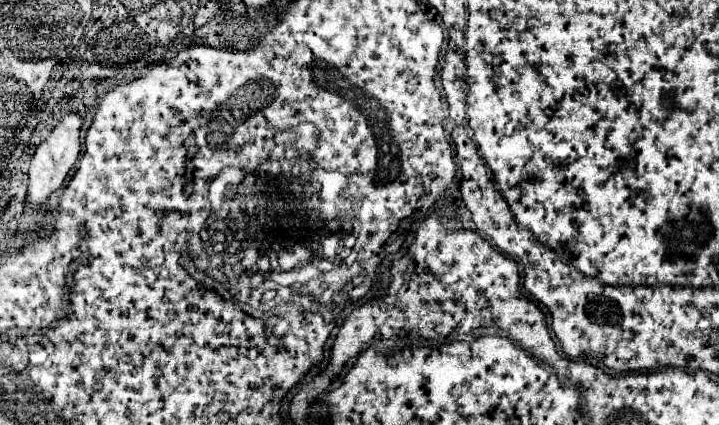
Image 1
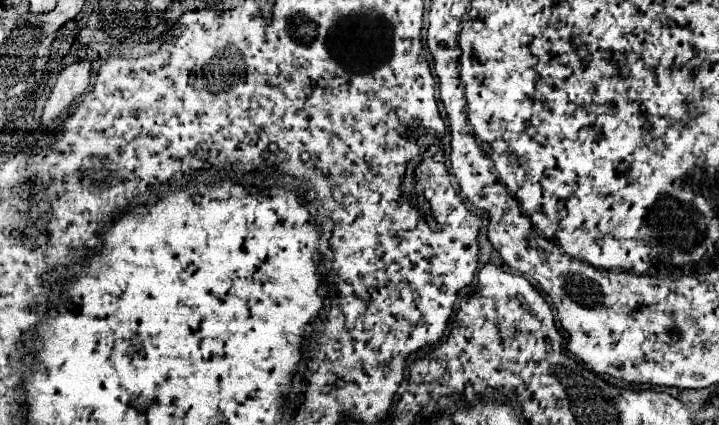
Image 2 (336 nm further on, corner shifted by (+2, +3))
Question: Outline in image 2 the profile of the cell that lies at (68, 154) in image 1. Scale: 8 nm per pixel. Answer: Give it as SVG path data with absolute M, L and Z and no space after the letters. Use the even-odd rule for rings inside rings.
M77 62L77 64L63 68L63 72L59 74L59 78L53 86L49 100L45 102L45 110L43 110L43 118L41 118L41 124L45 128L51 126L53 122L57 122L63 114L67 114L69 108L73 106L75 98L79 98L87 90L89 70L91 70L89 62Z

